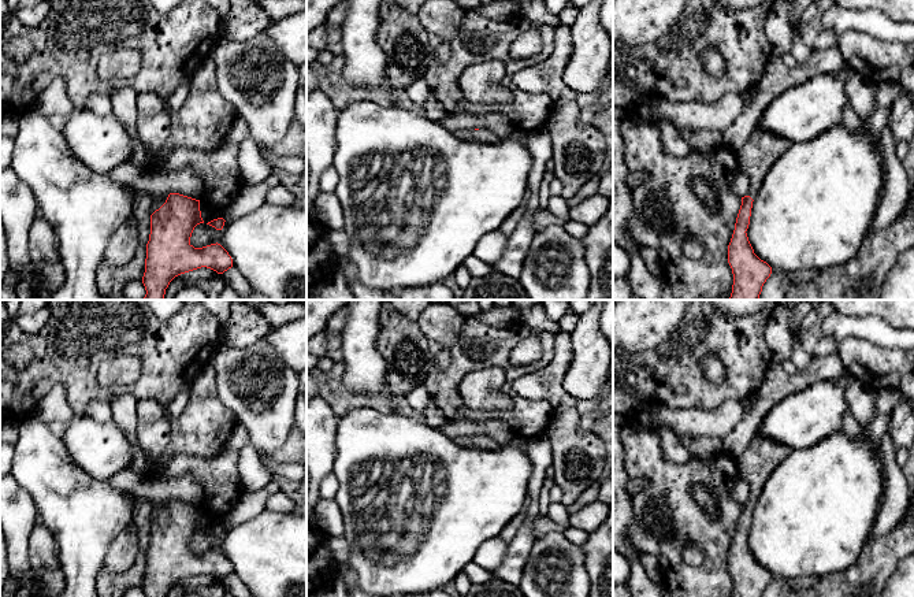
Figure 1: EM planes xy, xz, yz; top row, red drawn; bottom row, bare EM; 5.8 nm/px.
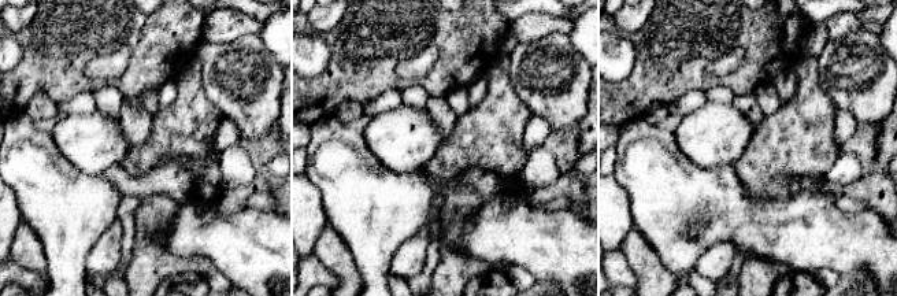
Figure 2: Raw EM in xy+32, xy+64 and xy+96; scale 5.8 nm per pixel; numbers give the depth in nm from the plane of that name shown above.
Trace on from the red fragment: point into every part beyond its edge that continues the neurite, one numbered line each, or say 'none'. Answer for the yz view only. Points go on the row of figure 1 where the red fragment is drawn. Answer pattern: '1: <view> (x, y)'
1: yz (757, 155)

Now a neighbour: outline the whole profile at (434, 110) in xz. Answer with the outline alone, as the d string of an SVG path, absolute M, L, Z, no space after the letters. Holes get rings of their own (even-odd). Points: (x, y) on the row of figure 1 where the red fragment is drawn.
M430 93L426 104L424 104L424 111L426 115L431 119L431 120L441 120L443 119L447 112L445 111L443 105L441 104L441 101L434 96L434 93Z

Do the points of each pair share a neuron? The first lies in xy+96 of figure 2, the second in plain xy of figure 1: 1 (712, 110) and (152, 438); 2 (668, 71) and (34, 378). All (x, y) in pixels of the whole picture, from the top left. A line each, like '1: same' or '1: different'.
1: different
2: same

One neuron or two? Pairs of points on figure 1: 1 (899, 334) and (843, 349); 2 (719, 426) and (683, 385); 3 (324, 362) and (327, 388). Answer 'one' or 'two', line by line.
1: two
2: two
3: two

